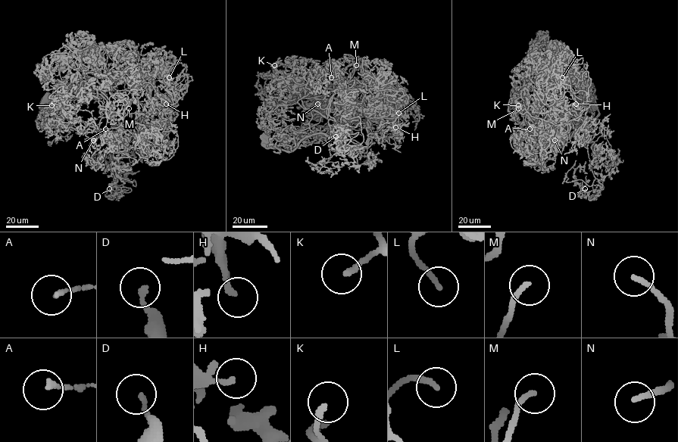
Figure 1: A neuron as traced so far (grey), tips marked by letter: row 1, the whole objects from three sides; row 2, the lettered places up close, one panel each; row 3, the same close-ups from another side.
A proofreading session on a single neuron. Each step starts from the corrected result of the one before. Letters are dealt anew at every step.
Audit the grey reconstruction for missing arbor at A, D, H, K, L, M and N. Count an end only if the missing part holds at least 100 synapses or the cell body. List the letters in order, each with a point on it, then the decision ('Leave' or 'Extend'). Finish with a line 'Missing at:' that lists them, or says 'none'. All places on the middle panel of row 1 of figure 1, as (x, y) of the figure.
A: Place: (331, 77). Leave
D: Place: (335, 136). Leave
H: Place: (395, 127). Leave
K: Place: (274, 65). Leave
L: Place: (398, 113). Extend
M: Place: (356, 65). Extend
N: Place: (317, 104). Extend
Missing at: L, M, N

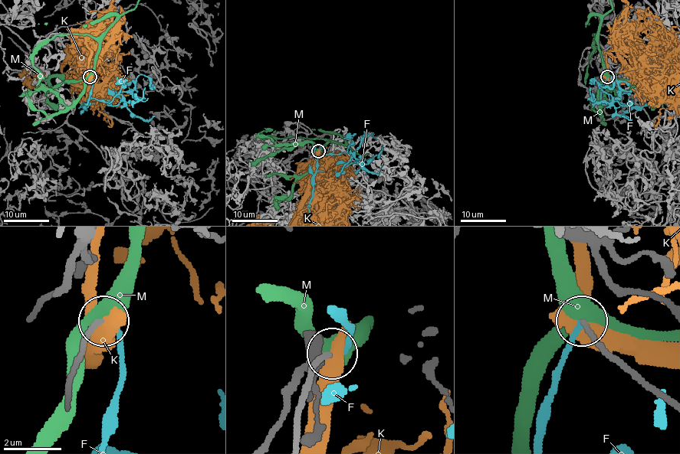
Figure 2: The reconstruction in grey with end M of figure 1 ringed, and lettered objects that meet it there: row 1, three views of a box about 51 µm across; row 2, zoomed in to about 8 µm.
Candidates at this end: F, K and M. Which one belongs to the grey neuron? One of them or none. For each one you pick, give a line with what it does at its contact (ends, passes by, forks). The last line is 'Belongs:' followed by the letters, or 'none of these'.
F: it ends there
Belongs: F

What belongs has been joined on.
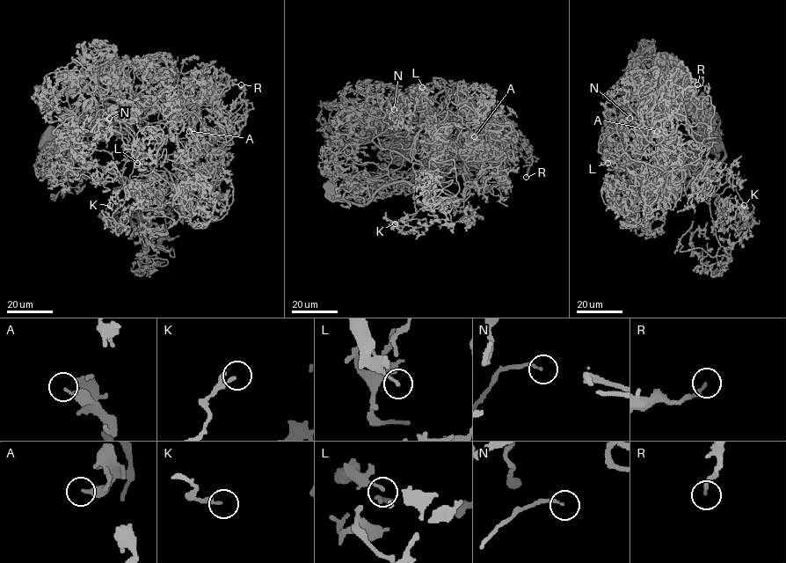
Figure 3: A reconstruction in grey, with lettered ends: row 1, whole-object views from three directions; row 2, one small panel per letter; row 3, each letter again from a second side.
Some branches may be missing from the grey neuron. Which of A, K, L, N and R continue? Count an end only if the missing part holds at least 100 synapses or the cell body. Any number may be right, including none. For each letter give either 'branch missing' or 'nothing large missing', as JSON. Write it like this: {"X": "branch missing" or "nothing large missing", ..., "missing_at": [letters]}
{"A": "nothing large missing", "K": "nothing large missing", "L": "nothing large missing", "N": "branch missing", "R": "nothing large missing", "missing_at": ["N"]}

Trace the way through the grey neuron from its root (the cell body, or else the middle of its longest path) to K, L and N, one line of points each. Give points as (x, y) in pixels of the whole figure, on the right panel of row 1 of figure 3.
K: (712, 138), (724, 157), (683, 189), (734, 186), (751, 225), (739, 219), (744, 205)
L: (712, 138), (724, 157), (702, 171), (707, 180), (665, 160), (660, 140), (648, 132), (607, 127), (607, 163)
N: (712, 138), (724, 157), (702, 171), (707, 180), (693, 179), (684, 189), (639, 144), (645, 135), (629, 118)

